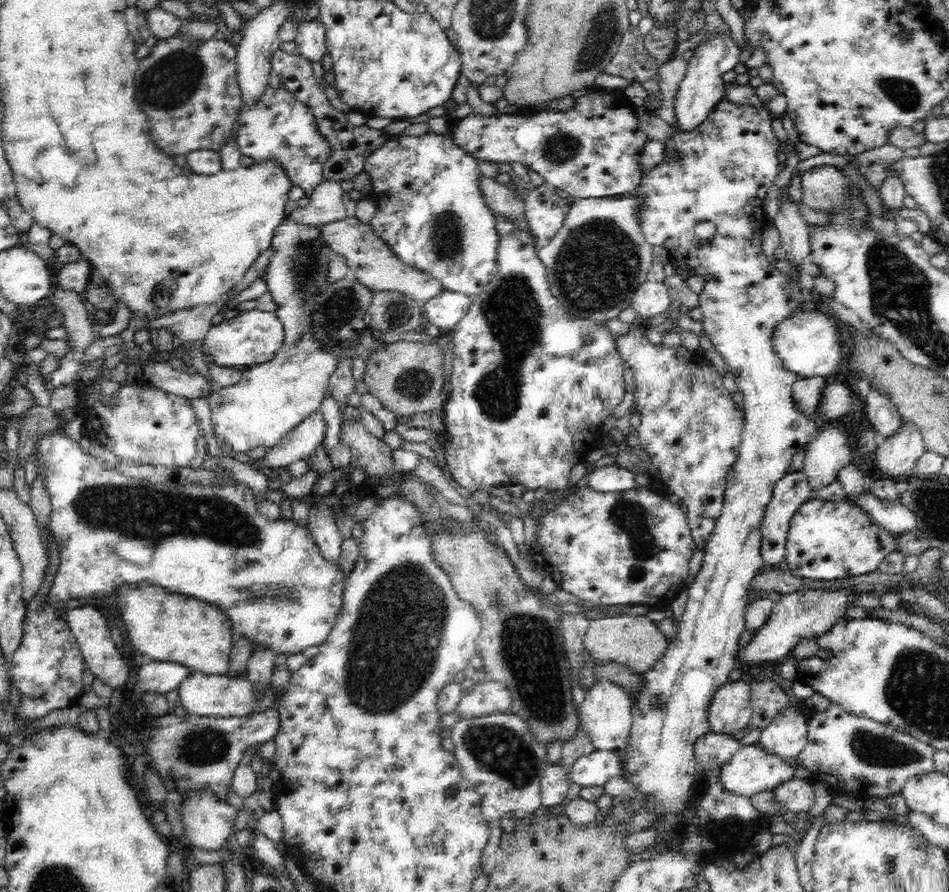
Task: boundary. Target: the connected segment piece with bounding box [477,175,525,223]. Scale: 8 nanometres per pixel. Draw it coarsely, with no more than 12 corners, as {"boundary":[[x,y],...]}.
{"boundary":[[480,175],[481,196],[490,210],[514,223],[524,217],[523,198],[494,177]]}

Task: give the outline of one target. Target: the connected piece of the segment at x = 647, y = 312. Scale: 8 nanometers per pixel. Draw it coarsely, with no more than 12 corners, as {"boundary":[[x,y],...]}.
{"boundary":[[646,280],[632,308],[653,320],[670,310],[663,282]]}

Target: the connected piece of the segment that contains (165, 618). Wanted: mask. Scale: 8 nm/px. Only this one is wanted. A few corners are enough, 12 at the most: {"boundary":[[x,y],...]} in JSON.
{"boundary":[[122,585],[132,648],[226,675],[231,624],[209,602]]}

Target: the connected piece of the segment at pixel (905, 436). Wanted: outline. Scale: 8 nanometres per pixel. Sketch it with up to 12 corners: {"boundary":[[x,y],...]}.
{"boundary":[[902,422],[881,440],[876,473],[896,481],[912,476],[925,452],[920,431]]}

